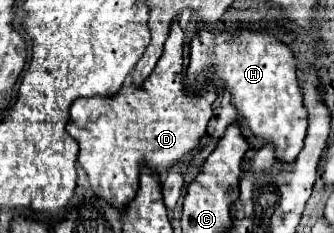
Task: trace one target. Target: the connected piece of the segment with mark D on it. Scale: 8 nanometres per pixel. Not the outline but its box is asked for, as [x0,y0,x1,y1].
[66,21,216,211]

